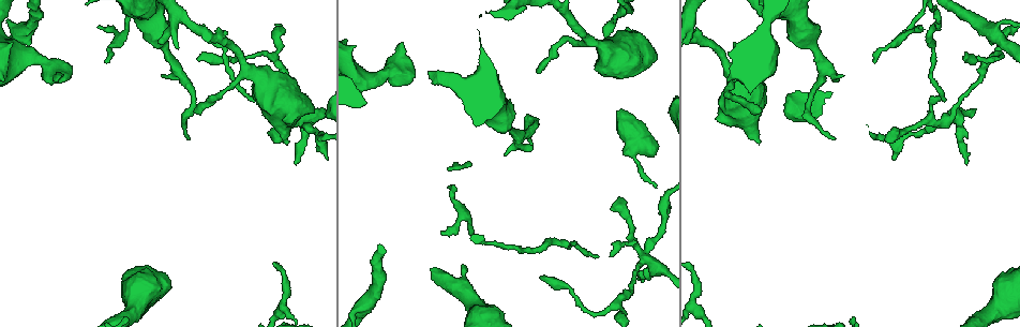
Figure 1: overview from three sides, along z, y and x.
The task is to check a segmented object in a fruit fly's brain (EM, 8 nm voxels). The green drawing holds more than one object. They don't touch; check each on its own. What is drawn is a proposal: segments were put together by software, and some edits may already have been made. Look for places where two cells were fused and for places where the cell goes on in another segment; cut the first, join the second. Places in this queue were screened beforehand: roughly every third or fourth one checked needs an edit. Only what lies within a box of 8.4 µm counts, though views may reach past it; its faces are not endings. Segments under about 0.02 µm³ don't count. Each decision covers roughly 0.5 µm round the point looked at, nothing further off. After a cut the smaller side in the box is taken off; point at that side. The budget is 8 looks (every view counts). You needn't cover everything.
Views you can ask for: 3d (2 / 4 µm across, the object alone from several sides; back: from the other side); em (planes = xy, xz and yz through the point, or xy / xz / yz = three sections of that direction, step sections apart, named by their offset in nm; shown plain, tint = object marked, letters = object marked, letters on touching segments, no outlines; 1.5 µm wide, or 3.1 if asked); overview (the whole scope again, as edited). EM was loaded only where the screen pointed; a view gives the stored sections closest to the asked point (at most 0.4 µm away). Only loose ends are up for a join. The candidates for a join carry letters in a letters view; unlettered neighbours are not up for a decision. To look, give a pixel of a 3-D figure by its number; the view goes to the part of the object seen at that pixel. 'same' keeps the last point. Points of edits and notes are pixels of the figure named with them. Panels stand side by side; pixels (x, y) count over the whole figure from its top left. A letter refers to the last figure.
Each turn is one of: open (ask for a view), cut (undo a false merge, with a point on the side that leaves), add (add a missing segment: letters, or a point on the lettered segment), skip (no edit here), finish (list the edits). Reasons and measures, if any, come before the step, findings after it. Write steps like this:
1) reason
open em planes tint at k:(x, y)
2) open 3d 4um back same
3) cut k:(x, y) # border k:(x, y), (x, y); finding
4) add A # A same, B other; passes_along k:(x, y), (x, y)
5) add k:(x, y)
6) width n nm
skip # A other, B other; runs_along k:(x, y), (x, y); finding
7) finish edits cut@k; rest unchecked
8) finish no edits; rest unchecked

four arms meet
open 3d 2um at 1:(947, 116)

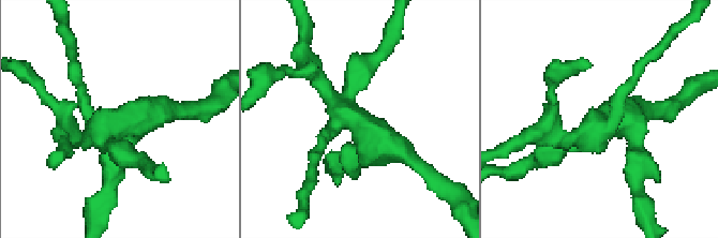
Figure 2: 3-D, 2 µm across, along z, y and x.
need the tissue
open em yz step 4 tint at 2:(346, 118)

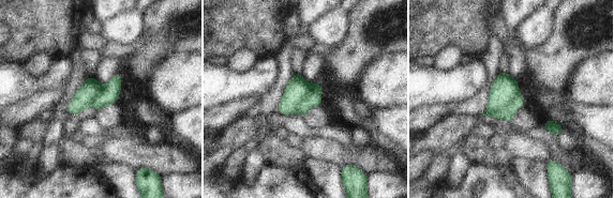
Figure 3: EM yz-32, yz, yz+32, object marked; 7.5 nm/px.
open em xz step 4 letters same

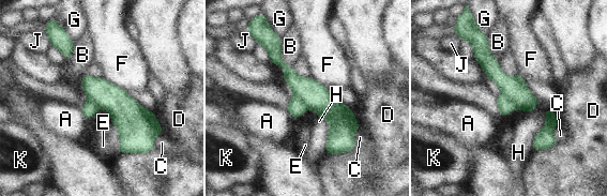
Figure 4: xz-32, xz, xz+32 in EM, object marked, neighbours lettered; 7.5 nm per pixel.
cut 4:(520, 96) # A other, B other, C other, D other, E other, F other, G other, H other, J other, K other; border 4:(501, 92), (509, 98), (513, 107); two cells meet here

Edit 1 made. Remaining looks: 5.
free end
open 3d 2um at 1:(759, 141)

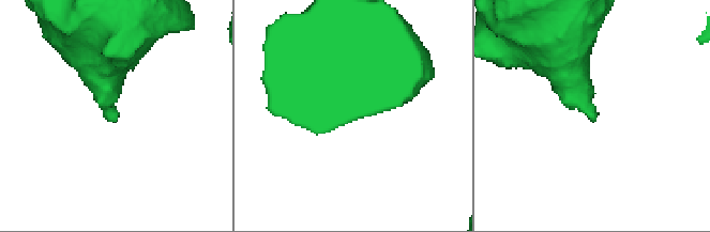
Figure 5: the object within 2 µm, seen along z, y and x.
need the tissue
open em xz step 4 letters at 5:(594, 121)

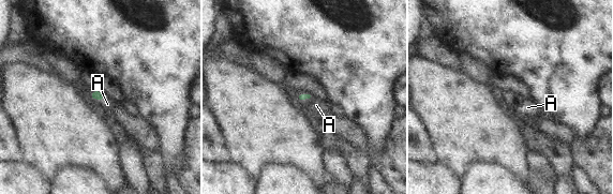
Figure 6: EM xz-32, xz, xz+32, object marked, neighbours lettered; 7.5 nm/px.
add A # A same; passes_along 6:(95, 94), (104, 100), (107, 104); it goes on there

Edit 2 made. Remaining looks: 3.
branch stops here
open em planes letters at 1:(162, 77)

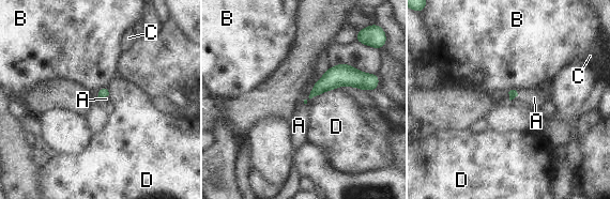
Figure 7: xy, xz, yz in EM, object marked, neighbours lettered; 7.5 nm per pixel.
add A # A same, B other, C other, D other; passes_along 7:(334, 77), (309, 98), (299, 125); it goes on there

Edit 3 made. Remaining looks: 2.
finish edits cut@4, add@6, add@7; rest unchecked

